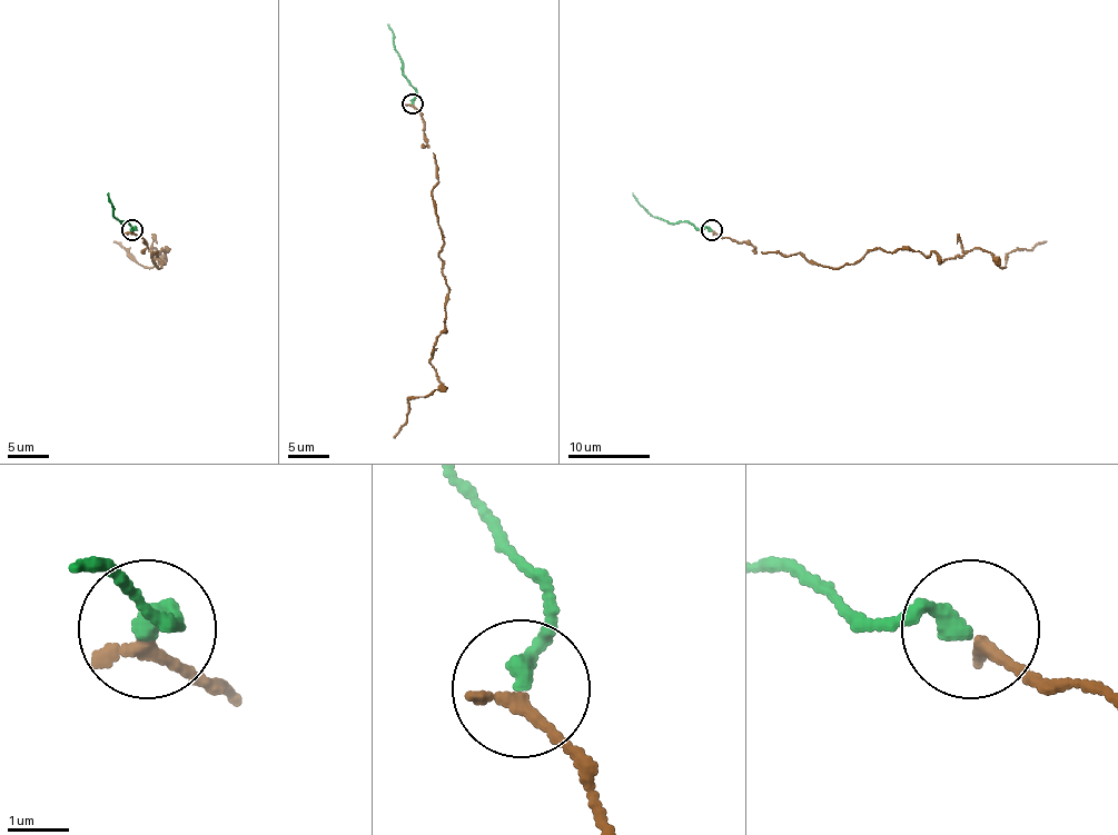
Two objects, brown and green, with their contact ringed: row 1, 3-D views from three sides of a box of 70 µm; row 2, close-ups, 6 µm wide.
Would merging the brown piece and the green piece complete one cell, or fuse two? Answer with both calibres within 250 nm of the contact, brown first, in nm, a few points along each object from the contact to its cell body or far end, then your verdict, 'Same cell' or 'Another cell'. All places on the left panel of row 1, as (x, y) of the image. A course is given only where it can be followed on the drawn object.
Thickness 240 nm (brown) against 320 nm. Course of brown: (132, 230), (161, 267), (167, 249), (161, 261), (149, 251), (159, 261), (149, 267), (114, 240). Course of green: (132, 230), (128, 222), (114, 216), (108, 194). Same cell

